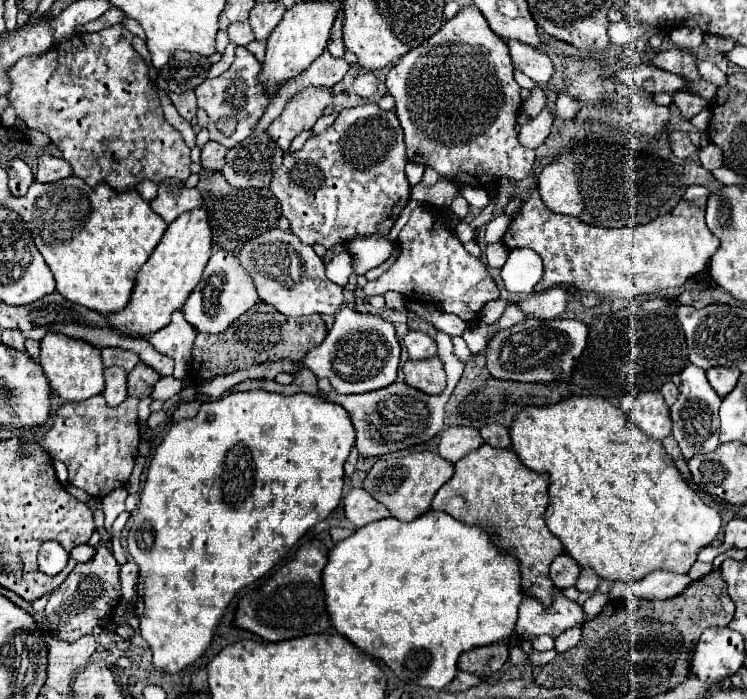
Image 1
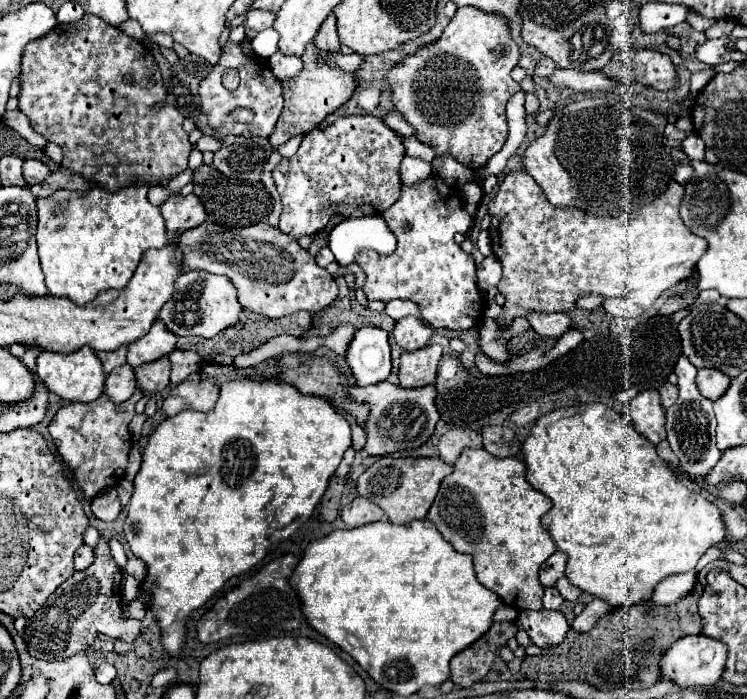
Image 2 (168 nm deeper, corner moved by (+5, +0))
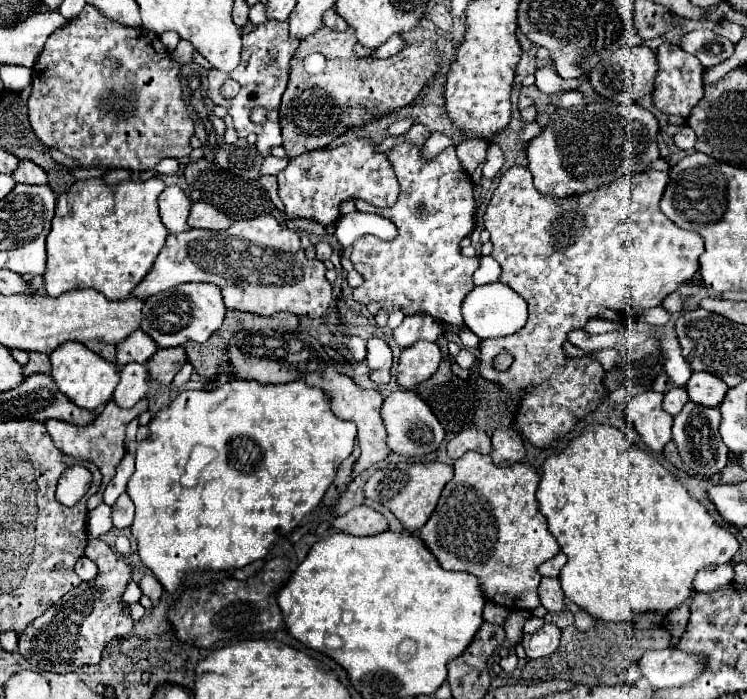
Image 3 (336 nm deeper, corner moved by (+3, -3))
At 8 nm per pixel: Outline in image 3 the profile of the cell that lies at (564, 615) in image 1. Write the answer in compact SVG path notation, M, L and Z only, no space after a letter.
M544 624L534 634L524 634L522 646L528 658L544 658L550 656L560 644L560 630L554 624Z

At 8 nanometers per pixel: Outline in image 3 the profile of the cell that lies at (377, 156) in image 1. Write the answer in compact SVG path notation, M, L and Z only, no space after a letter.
M356 140L334 150L314 150L292 158L278 174L278 192L290 220L312 218L326 226L340 218L338 206L342 200L362 198L380 208L392 206L398 198L398 180L386 154L376 152L376 146L368 140Z

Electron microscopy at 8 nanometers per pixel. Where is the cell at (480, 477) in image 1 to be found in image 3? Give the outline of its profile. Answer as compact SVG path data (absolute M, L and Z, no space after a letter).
M466 452L454 462L454 478L444 486L434 514L416 532L416 536L426 544L426 548L430 548L444 570L458 570L476 576L480 590L490 602L502 604L508 610L534 610L540 606L538 584L542 576L538 574L538 566L560 552L556 538L548 532L546 518L538 510L538 482L538 472L526 464L518 462L514 466L500 468L490 456Z

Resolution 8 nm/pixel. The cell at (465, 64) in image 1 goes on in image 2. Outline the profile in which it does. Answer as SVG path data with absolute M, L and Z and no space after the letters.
M458 7L456 15L442 31L442 37L420 47L416 53L406 55L388 71L386 81L392 89L396 111L416 129L416 139L430 145L438 157L450 155L470 169L480 169L506 143L508 127L504 105L516 91L520 91L520 85L510 77L510 71L518 65L518 59L520 51L510 37L504 17L484 13L476 7Z

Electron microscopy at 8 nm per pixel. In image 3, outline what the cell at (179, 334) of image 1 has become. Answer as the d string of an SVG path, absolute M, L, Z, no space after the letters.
M134 330L128 340L122 340L120 344L116 344L116 352L118 352L116 360L122 366L126 366L130 362L146 364L154 356L156 350L158 350L158 346L154 344L154 340L148 334L144 334L142 330Z

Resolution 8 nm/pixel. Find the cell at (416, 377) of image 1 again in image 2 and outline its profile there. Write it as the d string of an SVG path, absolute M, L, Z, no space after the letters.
M428 345L416 351L406 351L400 357L400 385L408 389L426 387L436 381L438 361L442 357L440 345Z

